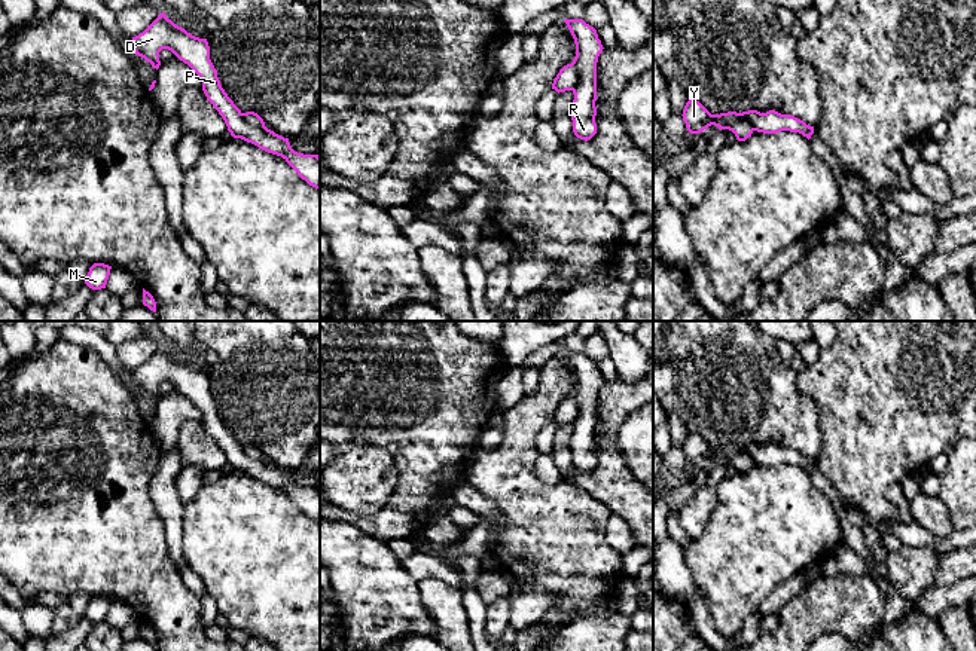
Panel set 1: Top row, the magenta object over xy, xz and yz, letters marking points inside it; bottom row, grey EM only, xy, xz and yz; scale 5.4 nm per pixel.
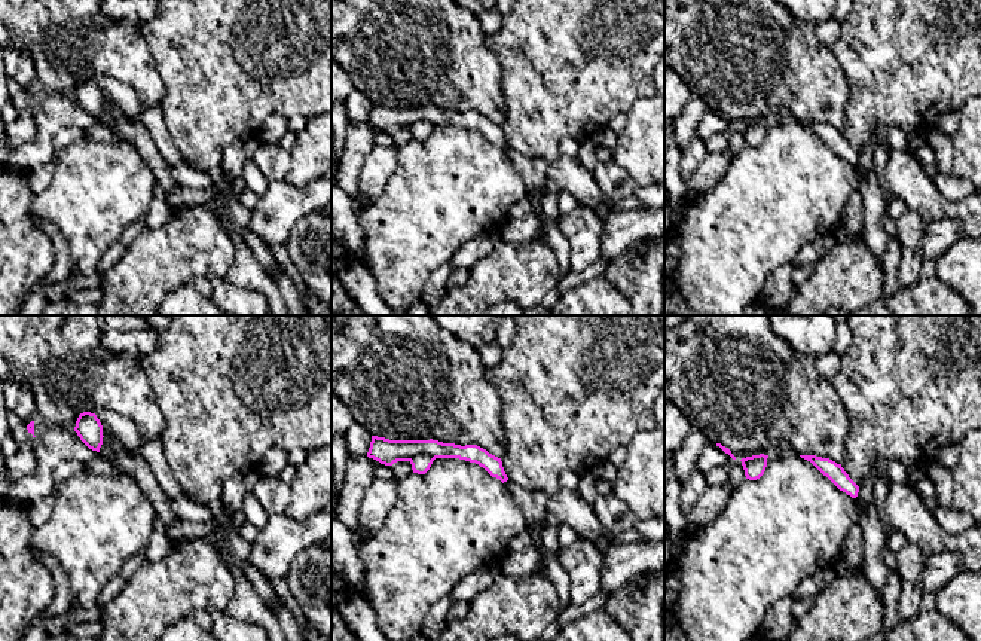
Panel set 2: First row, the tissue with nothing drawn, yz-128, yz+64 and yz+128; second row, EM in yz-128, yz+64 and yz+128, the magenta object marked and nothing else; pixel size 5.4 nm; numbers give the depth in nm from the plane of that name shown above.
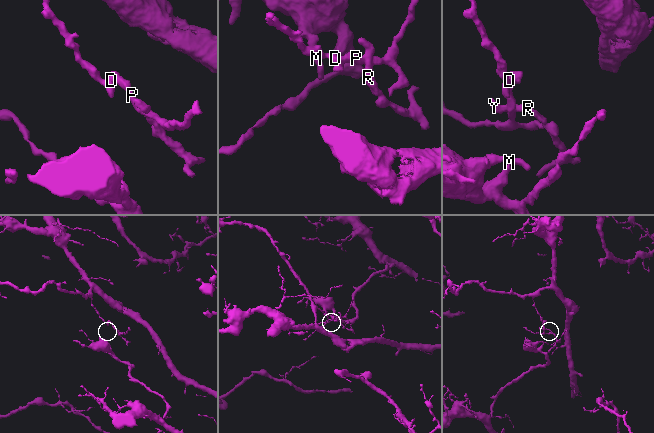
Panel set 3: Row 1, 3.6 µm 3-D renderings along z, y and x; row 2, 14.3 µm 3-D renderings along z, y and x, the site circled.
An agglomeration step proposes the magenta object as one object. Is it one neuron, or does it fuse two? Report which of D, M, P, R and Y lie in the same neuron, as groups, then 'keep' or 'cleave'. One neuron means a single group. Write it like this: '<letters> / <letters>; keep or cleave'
D M P / R Y; cleave

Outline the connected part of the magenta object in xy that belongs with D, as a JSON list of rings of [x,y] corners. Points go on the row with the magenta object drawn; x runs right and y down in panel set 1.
[[[162,12],[143,33],[132,37],[131,46],[135,55],[144,58],[156,70],[161,65],[159,52],[171,51],[199,76],[207,100],[223,117],[234,138],[241,138],[268,153],[281,156],[302,180],[320,190],[320,156],[298,153],[290,147],[289,138],[266,126],[254,128],[244,120],[241,110],[220,85],[217,70],[210,59],[207,39],[192,36]]]

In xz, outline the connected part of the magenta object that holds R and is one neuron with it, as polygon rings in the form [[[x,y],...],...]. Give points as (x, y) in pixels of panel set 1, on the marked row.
[[[564,19],[564,22],[576,43],[576,56],[571,64],[580,74],[580,82],[573,89],[574,100],[570,110],[573,132],[577,138],[588,141],[597,134],[597,62],[604,48],[597,30],[583,19]]]

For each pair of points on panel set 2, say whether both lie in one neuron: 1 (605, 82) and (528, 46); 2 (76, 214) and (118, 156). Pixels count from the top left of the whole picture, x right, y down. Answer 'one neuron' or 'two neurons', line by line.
1: one neuron
2: one neuron

